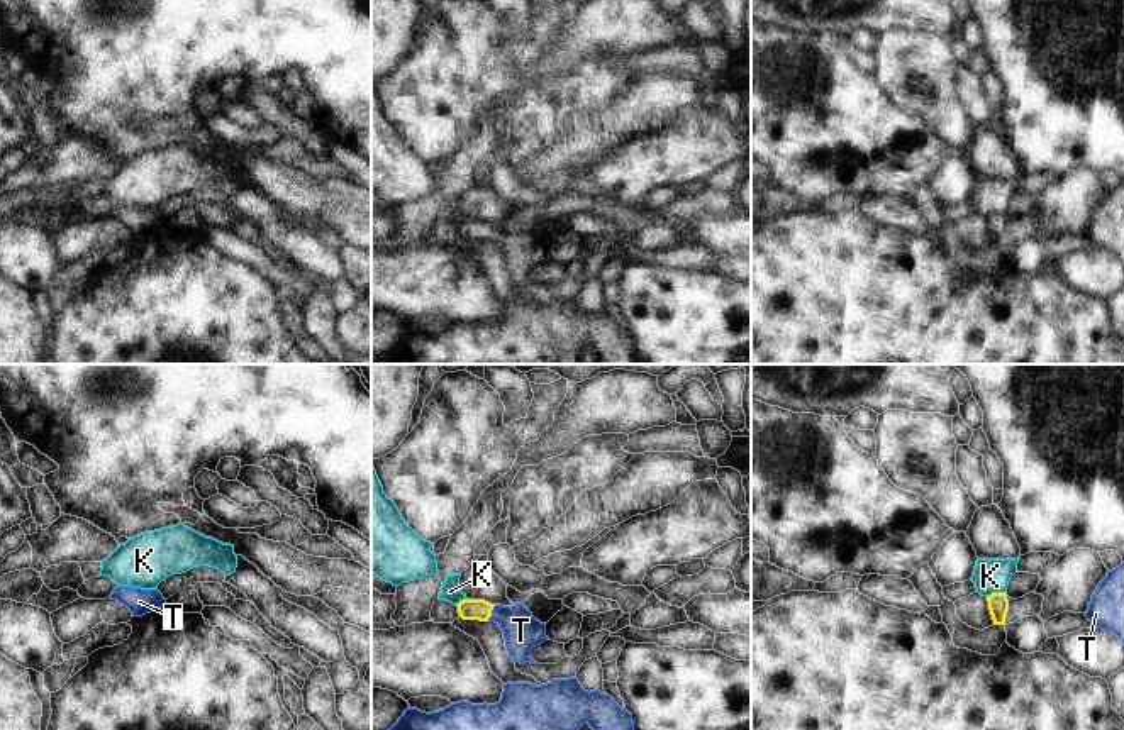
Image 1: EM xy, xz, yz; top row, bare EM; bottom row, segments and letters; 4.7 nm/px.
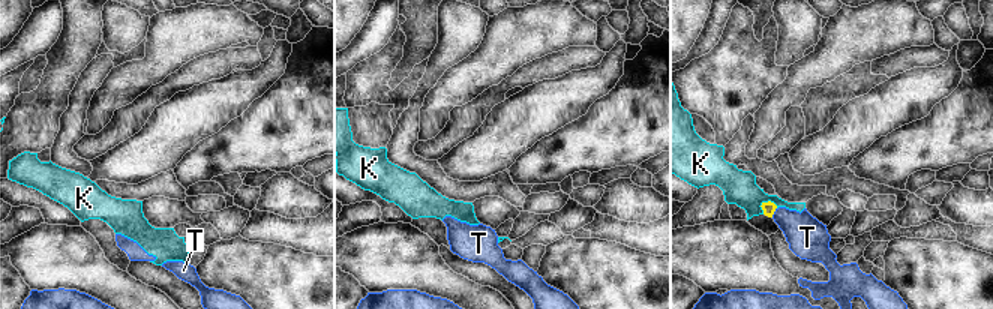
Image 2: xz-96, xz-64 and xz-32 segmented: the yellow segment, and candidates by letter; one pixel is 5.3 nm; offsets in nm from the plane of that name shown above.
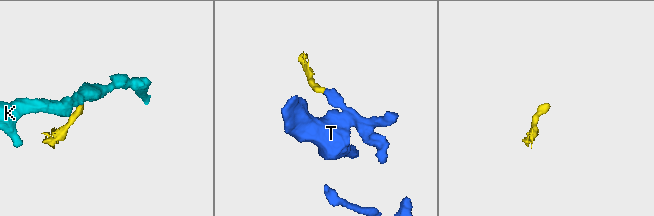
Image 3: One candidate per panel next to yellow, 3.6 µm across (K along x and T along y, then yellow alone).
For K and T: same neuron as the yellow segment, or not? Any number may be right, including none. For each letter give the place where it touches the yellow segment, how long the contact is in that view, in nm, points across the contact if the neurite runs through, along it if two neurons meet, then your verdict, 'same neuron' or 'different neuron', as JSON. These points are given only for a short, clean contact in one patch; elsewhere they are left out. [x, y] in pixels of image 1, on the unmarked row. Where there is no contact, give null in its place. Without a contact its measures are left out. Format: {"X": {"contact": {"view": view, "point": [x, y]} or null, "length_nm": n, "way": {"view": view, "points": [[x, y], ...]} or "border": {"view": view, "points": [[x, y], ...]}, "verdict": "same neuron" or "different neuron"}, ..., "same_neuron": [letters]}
{"K": {"contact": {"view": "yz", "point": [996, 214]}, "length_nm": 100, "border": {"view": "yz", "points": [[1006, 212], [992, 212], [987, 217]]}, "verdict": "different neuron"}, "T": {"contact": {"view": "xz", "point": [490, 234]}, "length_nm": 90, "way": {"view": "xz", "points": [[480, 231], [490, 234], [507, 237], [521, 251]]}, "verdict": "same neuron"}, "same_neuron": ["T"]}

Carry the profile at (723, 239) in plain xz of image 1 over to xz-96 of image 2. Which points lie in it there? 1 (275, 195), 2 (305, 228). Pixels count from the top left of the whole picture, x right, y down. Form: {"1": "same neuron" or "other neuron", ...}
{"1": "same neuron", "2": "other neuron"}

